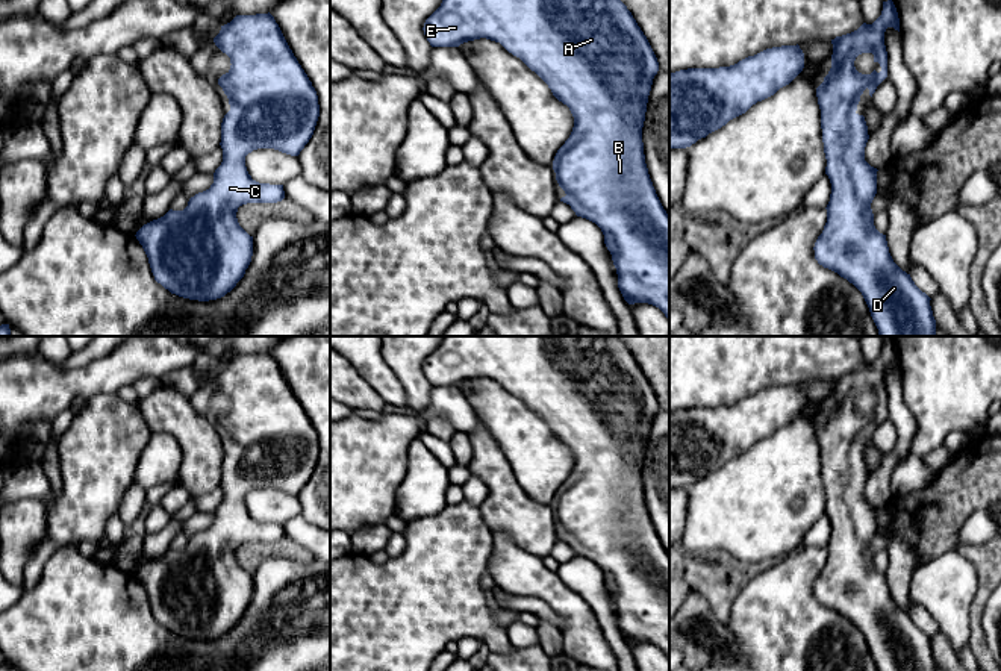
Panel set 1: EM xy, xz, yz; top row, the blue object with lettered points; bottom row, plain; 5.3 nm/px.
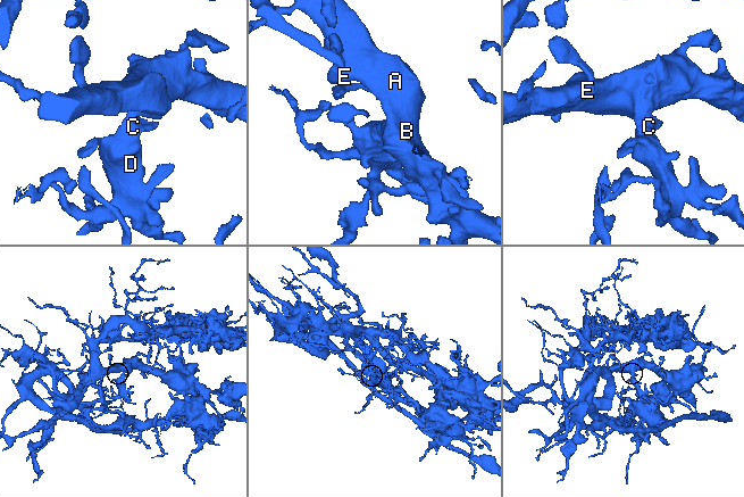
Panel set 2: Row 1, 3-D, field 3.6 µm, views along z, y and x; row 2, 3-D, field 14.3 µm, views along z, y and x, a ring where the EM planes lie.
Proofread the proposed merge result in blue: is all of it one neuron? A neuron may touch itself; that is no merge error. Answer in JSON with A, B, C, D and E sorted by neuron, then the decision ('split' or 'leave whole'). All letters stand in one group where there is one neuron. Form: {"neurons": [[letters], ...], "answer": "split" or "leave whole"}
{"neurons": [["A", "B", "C", "D", "E"]], "answer": "leave whole"}

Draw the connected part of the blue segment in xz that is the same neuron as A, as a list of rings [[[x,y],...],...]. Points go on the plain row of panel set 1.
[[[444,336],[423,370],[432,386],[459,386],[480,377],[500,382],[569,447],[574,467],[553,500],[556,520],[566,533],[560,541],[601,568],[624,639],[628,644],[653,644],[669,659],[669,554],[650,518],[642,482],[648,435],[659,401],[627,345],[618,336]]]

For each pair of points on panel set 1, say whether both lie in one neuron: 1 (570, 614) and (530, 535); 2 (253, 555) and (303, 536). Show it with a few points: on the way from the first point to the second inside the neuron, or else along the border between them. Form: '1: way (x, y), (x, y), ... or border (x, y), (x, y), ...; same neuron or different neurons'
1: border (511, 538), (520, 547), (542, 558); different neurons
2: border (285, 536), (303, 546), (314, 558); different neurons

